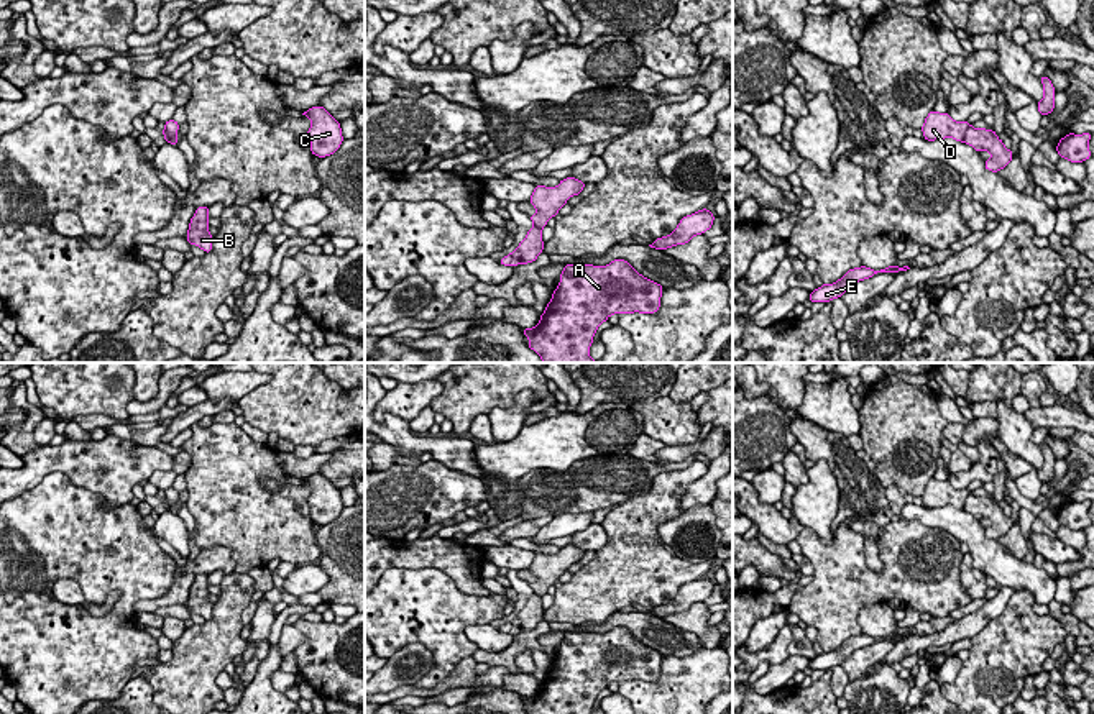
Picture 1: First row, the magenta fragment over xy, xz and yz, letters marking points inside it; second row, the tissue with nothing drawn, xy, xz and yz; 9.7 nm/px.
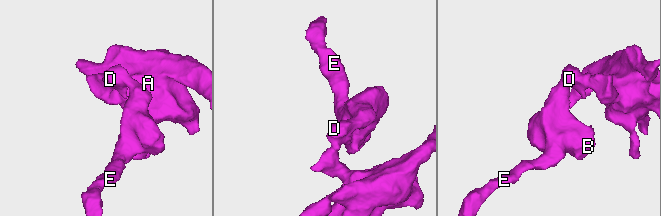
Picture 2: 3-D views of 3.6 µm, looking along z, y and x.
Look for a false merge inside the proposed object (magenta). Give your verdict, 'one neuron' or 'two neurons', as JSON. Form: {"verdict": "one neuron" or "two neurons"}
{"verdict": "two neurons"}

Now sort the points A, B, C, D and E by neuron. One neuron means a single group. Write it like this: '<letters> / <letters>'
A C / B D E

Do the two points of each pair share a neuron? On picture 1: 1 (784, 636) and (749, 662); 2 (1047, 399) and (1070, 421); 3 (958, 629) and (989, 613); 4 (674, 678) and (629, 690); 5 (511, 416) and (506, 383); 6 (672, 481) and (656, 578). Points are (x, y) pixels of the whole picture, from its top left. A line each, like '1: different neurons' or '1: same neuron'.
1: same neuron
2: different neurons
3: same neuron
4: same neuron
5: different neurons
6: same neuron

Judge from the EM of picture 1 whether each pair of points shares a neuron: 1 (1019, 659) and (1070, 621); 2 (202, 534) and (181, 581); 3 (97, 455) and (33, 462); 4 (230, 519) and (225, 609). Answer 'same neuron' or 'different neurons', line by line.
1: different neurons
2: different neurons
3: same neuron
4: different neurons

